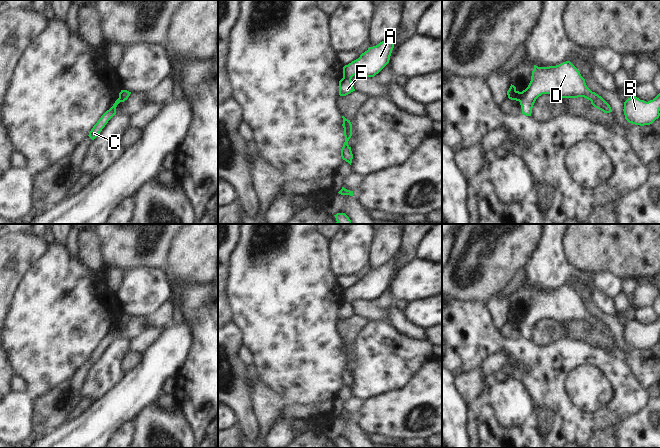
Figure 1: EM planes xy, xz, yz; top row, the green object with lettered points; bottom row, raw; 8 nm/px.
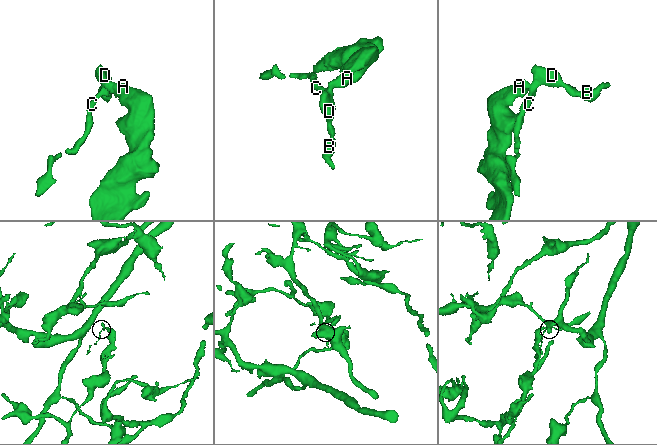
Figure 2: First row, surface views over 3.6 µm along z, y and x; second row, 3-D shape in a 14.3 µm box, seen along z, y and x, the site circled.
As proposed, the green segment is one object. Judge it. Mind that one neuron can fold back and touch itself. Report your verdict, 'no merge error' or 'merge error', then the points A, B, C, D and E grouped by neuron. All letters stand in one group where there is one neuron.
merge error; groups A / B C D E

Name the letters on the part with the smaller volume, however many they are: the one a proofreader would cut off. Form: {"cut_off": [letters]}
{"cut_off": ["B", "C", "D", "E"]}

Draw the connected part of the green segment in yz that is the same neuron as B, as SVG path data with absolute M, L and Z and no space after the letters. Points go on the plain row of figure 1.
M660 317L648 326L632 320L624 326L623 335L629 347L640 350L650 349L660 340Z

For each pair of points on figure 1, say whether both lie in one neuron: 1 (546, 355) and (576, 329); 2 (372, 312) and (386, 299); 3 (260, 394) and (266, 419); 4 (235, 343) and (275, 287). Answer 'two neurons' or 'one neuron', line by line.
1: two neurons
2: one neuron
3: one neuron
4: two neurons

